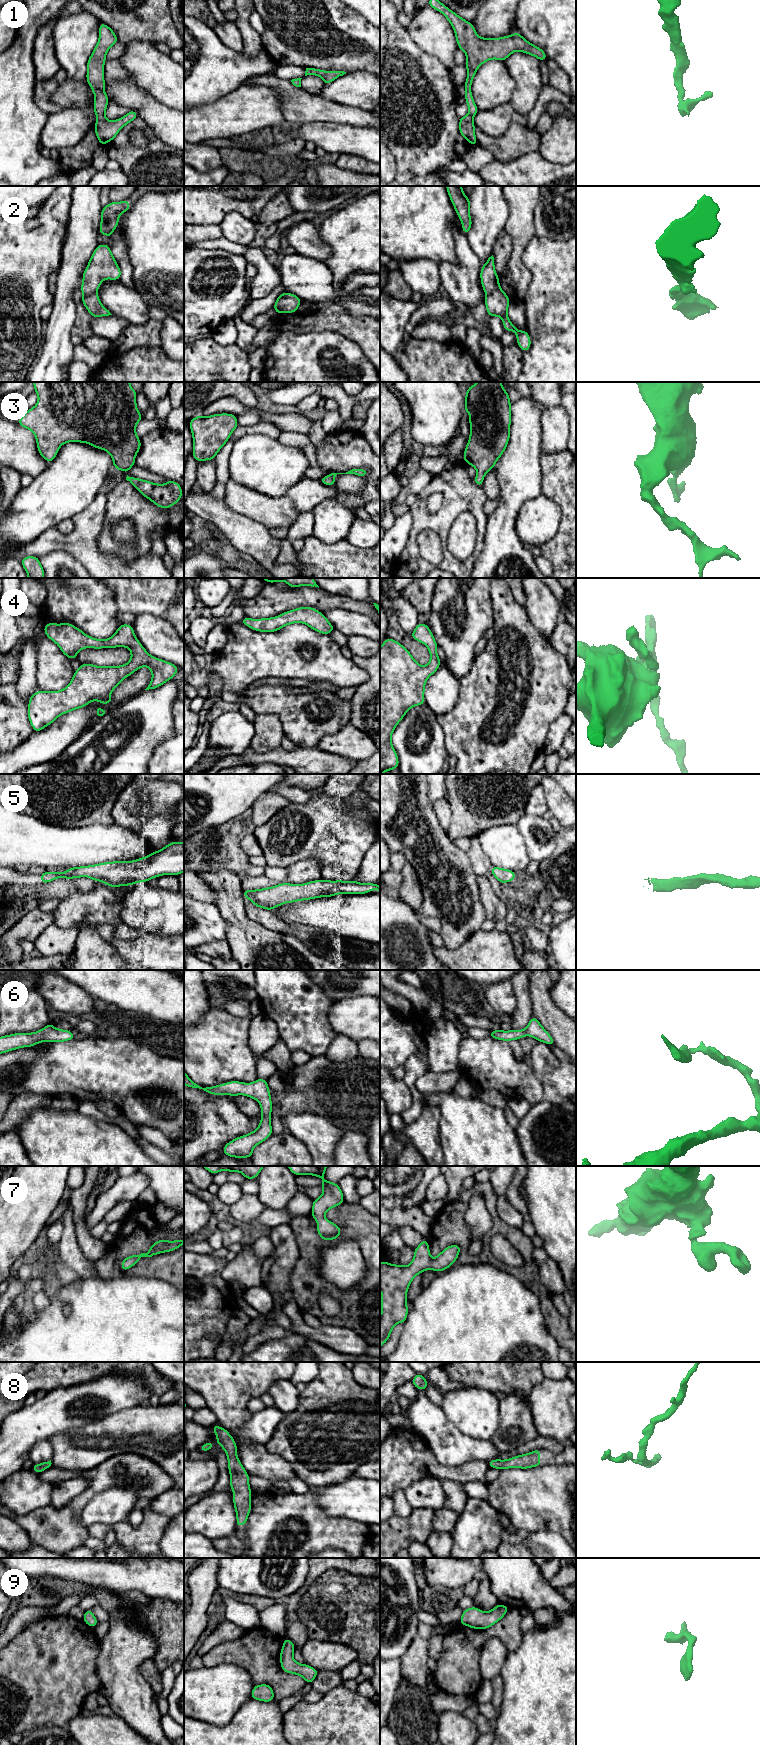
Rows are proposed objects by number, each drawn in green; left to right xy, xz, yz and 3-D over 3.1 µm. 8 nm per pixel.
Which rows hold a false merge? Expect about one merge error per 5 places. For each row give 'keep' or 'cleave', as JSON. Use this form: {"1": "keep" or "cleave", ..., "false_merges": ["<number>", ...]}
{"1": "keep", "2": "cleave", "3": "keep", "4": "keep", "5": "keep", "6": "keep", "7": "keep", "8": "keep", "9": "keep", "false_merges": ["2"]}

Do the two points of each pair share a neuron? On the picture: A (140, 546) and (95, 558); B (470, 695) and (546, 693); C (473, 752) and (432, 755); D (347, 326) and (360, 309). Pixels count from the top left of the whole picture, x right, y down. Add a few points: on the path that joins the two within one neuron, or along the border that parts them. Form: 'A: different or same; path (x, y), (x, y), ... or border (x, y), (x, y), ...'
A: different; border (97, 536), (97, 548), (102, 553), (131, 560)
B: same; path (476, 727), (479, 744), (503, 747), (518, 725)
C: different; border (441, 731), (444, 737), (445, 751), (448, 756)
D: different; border (341, 303), (352, 315), (369, 317)

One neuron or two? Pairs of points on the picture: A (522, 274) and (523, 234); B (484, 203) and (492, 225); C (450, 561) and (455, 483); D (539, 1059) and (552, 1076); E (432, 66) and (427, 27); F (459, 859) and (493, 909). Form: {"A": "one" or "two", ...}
{"A": "one", "B": "one", "C": "one", "D": "one", "E": "two", "F": "two"}

